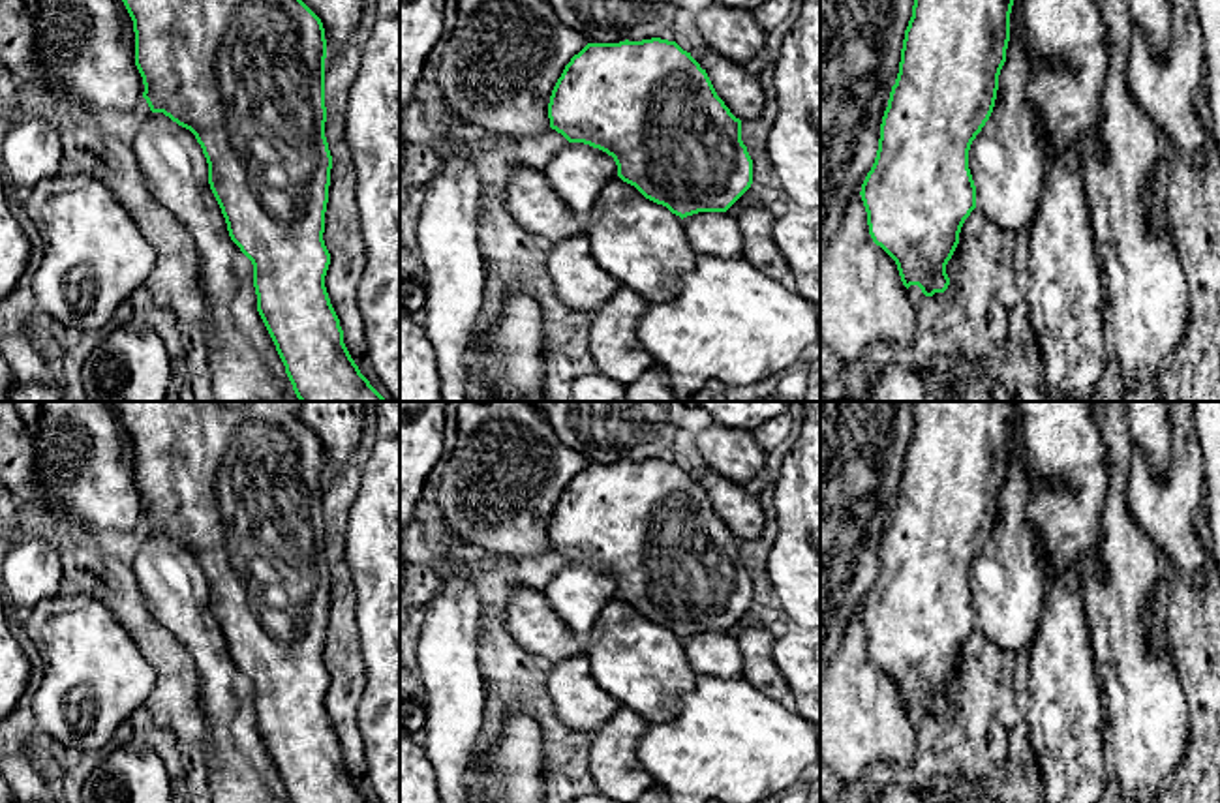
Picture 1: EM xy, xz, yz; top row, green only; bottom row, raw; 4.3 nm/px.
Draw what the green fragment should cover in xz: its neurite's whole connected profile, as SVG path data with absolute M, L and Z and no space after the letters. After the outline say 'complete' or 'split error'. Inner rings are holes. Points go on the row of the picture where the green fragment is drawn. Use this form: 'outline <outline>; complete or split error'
outline M676 41L587 43L557 79L548 118L569 143L542 173L582 221L616 176L681 220L726 212L753 184L741 120L717 96L706 69Z; split error

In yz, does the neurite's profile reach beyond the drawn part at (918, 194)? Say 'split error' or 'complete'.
split error

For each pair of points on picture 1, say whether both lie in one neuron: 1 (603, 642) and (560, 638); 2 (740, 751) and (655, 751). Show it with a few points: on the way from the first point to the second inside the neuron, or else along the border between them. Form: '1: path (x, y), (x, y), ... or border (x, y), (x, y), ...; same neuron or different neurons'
1: border (584, 642), (586, 651); different neurons
2: path (719, 749), (680, 747), (676, 751); same neuron

